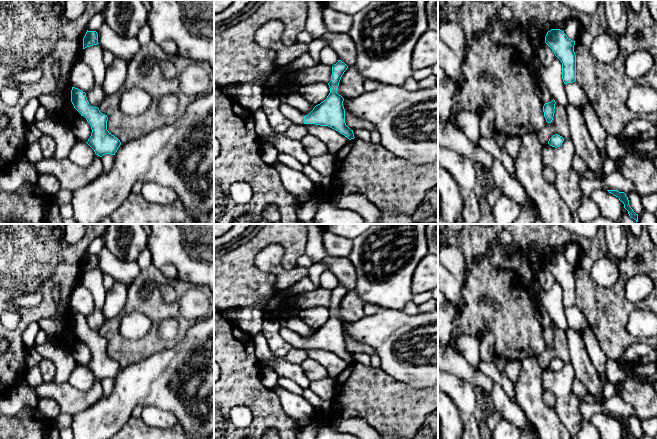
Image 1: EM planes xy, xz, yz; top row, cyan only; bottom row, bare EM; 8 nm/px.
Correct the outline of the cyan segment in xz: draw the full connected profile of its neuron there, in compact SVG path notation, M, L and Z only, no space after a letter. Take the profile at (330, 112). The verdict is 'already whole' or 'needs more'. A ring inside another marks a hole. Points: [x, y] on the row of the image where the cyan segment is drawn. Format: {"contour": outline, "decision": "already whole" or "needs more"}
{"contour": "M338 60L338 62L332 66L331 81L328 83L330 93L327 98L316 105L308 115L304 116L298 110L285 103L279 105L280 112L294 124L328 126L349 140L354 139L353 130L345 123L344 98L337 93L339 82L347 68L348 66L341 60Z", "decision": "needs more"}

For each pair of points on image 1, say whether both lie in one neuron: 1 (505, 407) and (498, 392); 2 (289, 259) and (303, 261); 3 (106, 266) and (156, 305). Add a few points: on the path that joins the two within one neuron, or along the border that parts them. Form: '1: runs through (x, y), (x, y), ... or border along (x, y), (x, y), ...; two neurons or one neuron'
1: runs through (502, 403), (499, 396); one neuron
2: border along (304, 253), (298, 259), (297, 266); two neurons
3: border along (141, 269), (127, 286); two neurons

